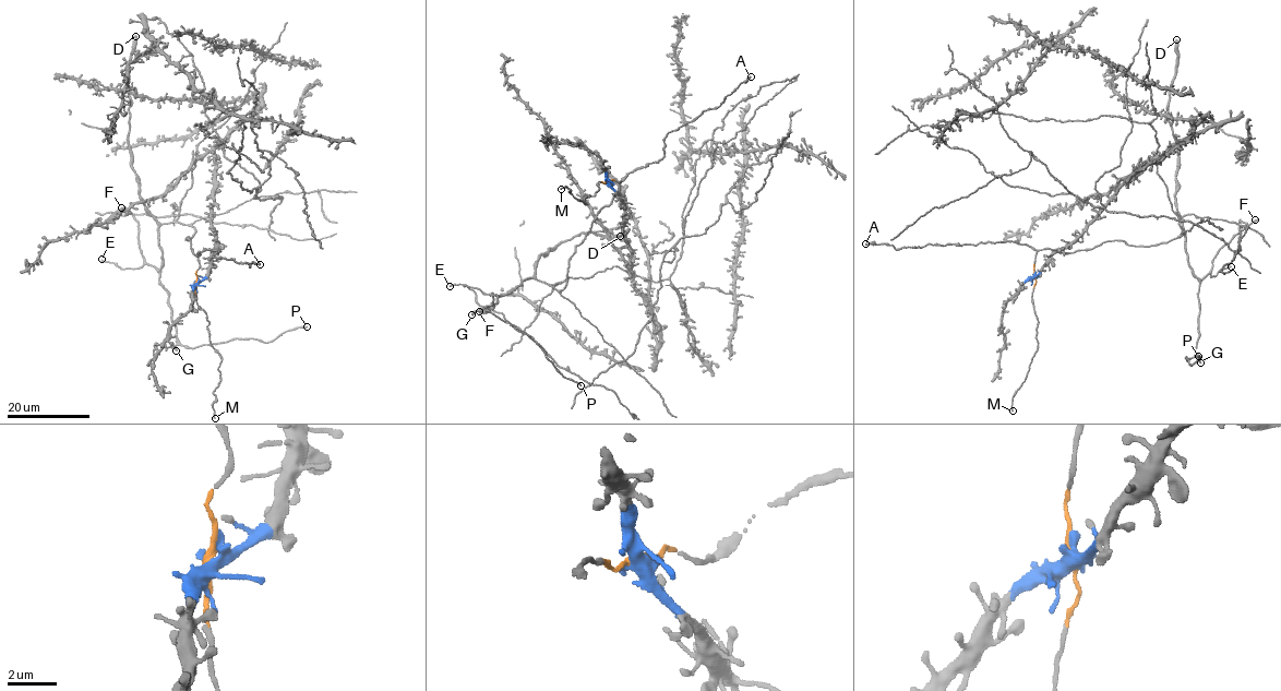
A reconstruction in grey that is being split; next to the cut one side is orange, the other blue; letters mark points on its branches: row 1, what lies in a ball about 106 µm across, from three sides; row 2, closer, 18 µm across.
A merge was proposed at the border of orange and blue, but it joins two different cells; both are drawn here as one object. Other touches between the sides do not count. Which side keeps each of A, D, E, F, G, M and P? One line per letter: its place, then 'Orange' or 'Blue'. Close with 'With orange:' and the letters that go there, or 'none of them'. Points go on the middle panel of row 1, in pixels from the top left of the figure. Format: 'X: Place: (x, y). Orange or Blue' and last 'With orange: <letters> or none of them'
A: Place: (751, 76). Orange
D: Place: (620, 236). Orange
E: Place: (450, 286). Orange
F: Place: (479, 311). Orange
G: Place: (471, 314). Orange
M: Place: (561, 189). Orange
P: Place: (581, 385). Orange
With orange: A, D, E, F, G, M, P

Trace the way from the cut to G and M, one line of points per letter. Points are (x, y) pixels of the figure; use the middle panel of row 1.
G: (608, 181), (620, 181), (619, 191), (576, 247), (561, 289), (522, 281), (471, 314)
M: (608, 181), (597, 182), (598, 190), (584, 199), (585, 204), (566, 187), (561, 189)

